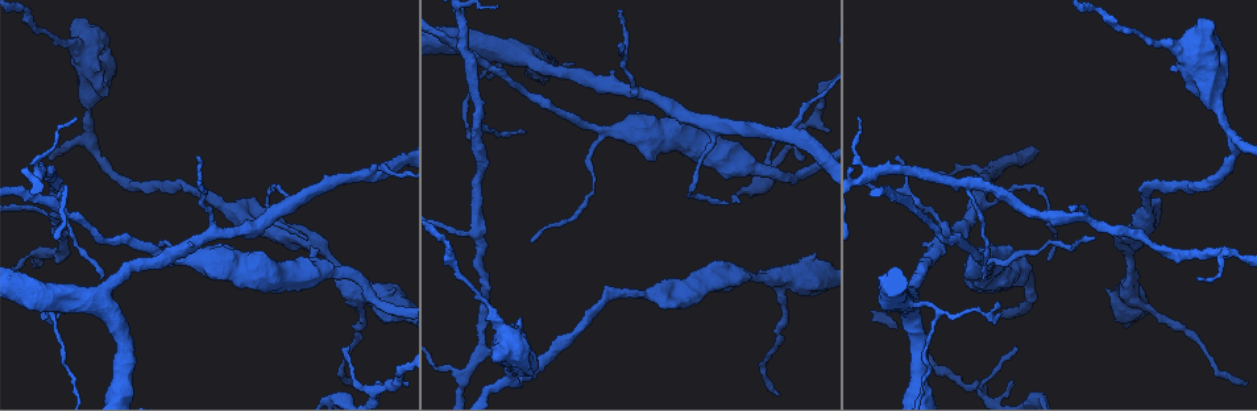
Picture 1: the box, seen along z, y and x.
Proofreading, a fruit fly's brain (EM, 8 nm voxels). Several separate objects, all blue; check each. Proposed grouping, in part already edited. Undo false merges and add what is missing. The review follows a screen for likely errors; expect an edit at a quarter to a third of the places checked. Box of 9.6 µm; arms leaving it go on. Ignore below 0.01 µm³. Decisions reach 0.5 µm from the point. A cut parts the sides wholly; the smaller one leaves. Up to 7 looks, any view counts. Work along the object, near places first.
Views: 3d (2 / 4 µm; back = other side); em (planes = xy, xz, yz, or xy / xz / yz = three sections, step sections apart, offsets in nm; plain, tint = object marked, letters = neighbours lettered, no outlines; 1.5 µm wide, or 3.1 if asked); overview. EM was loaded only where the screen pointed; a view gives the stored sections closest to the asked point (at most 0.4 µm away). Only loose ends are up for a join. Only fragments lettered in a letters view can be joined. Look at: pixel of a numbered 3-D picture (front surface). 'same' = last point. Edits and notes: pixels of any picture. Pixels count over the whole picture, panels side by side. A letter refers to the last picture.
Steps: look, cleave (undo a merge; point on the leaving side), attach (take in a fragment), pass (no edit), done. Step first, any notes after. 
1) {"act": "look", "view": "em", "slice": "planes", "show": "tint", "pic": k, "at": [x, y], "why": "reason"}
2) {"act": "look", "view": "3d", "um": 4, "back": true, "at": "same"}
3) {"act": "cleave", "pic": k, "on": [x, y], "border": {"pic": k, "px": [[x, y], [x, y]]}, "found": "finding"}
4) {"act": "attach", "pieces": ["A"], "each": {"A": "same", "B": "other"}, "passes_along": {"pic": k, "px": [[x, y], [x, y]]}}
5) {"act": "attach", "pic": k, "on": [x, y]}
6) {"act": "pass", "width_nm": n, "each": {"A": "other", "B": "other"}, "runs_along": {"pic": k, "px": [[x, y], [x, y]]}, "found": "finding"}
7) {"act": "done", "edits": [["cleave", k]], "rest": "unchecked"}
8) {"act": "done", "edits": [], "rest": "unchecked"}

{"act": "look", "view": "em", "slice": "planes", "show": "tint", "pic": 1, "at": [524, 130], "why": "branch stops here"}

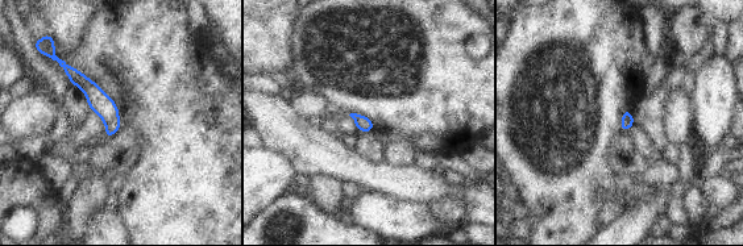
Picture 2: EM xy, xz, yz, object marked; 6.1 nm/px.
{"act": "look", "view": "em", "slice": "planes", "show": "letters", "at": "same"}

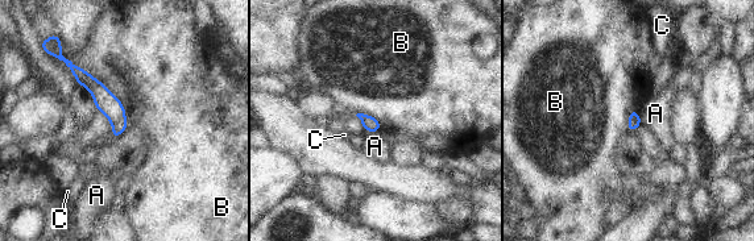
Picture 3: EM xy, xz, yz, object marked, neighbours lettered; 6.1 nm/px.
{"act": "pass", "each": {"A": "other", "B": "other", "C": "other"}, "runs_along": {"pic": 3, "px": [[75, 70], [114, 109], [116, 132]]}, "found": "no lettered fragment goes on from it"}

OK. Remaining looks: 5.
{"act": "look", "view": "3d", "um": 2, "pic": 1, "at": [196, 156], "why": "thin end"}

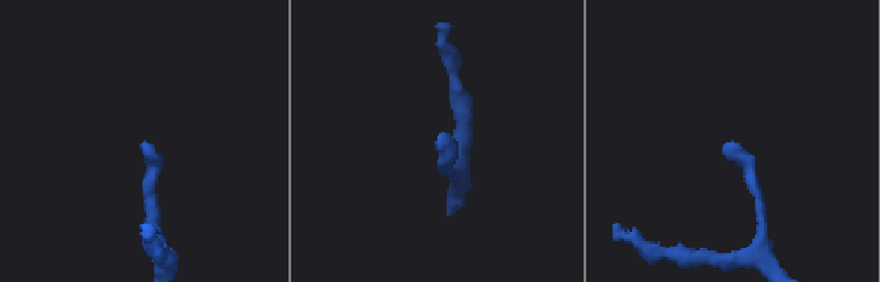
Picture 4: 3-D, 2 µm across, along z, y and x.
{"act": "look", "view": "em", "slice": "xy", "step": 8, "show": "letters", "pic": 4, "at": [146, 146]}

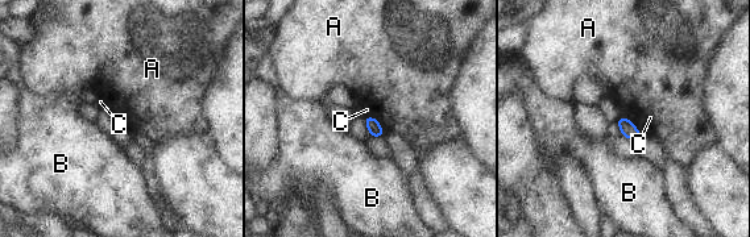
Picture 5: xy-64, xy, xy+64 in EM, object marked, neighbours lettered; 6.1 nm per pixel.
{"act": "pass", "longest_contact_nm": ["A", 170], "each": {"A": "other", "B": "other", "C": "other"}, "border": {"pic": 5, "px": [[365, 115], [371, 116]]}, "found": "no lettered fragment goes on from it"}

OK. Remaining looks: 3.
{"act": "look", "view": "em", "slice": "planes", "show": "letters", "pic": 1, "at": [969, 183], "why": "arms part here"}

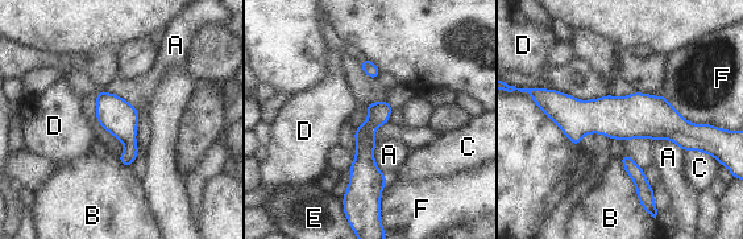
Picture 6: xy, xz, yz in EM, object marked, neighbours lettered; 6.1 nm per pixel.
{"act": "pass", "each": {"A": "other", "B": "other", "C": "other", "D": "other", "E": "other", "F": "other"}, "found": "all the same neuron"}

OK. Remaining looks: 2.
{"act": "done", "edits": [], "rest": "unchecked"}

